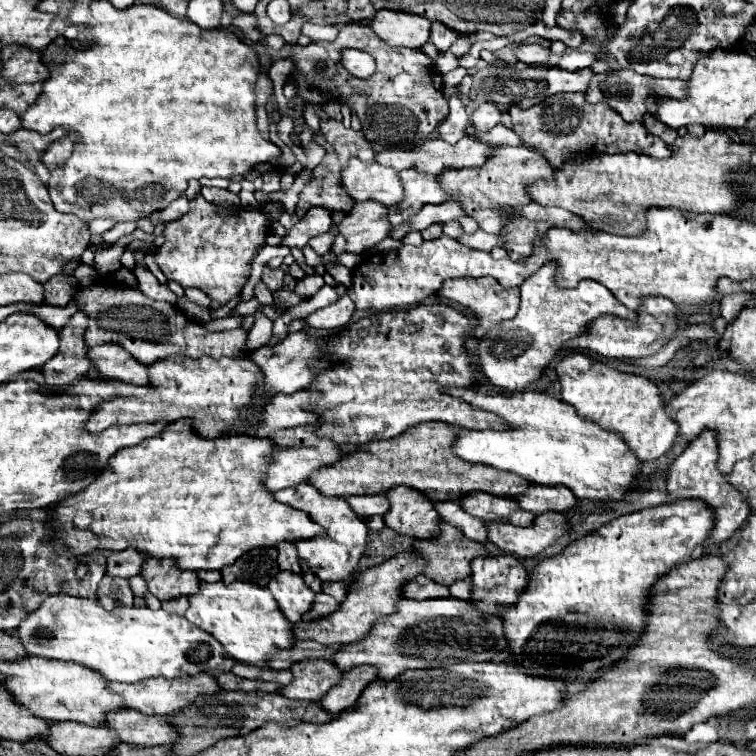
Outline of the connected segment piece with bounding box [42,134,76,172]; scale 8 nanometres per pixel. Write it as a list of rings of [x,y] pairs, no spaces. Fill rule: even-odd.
[[[70,134],[70,136],[64,136],[62,140],[56,140],[56,142],[52,142],[48,146],[48,150],[46,150],[46,154],[44,154],[42,160],[44,160],[44,164],[46,164],[46,168],[50,172],[56,170],[56,168],[60,168],[64,164],[64,160],[70,158],[70,152],[74,148],[74,140],[76,140],[76,136]]]

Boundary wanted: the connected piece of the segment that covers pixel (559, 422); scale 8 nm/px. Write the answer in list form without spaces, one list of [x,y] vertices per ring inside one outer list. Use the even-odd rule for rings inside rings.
[[[446,388],[442,392],[462,398],[480,410],[488,410],[506,424],[504,432],[462,430],[458,438],[454,438],[452,446],[458,458],[472,464],[516,472],[536,484],[564,484],[576,498],[622,498],[628,492],[626,486],[638,470],[638,458],[618,434],[606,432],[594,422],[578,418],[574,406],[542,392],[484,394],[472,388]]]

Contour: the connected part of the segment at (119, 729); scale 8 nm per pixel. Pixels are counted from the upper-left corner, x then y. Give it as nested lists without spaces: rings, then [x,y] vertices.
[[[116,710],[106,714],[104,726],[112,728],[120,742],[136,746],[158,746],[178,740],[176,726],[170,726],[162,716],[146,716],[134,710]]]

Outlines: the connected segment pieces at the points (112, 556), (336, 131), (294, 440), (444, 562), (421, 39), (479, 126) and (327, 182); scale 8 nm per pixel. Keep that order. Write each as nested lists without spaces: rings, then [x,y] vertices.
[[[126,548],[122,552],[106,552],[106,574],[130,578],[140,574],[140,566],[144,556],[134,548]]]
[[[324,120],[320,122],[320,134],[338,152],[362,158],[364,162],[374,162],[374,150],[362,132],[344,128],[342,122],[336,122],[336,120]]]
[[[282,430],[282,432],[274,432],[270,434],[270,442],[274,440],[274,444],[278,444],[278,450],[274,450],[274,466],[270,466],[270,470],[266,470],[266,490],[274,492],[274,490],[282,490],[288,486],[296,486],[308,480],[308,476],[318,470],[320,466],[330,466],[334,464],[342,452],[336,448],[336,444],[328,438],[328,436],[310,436],[308,440],[294,436],[290,430]]]
[[[440,522],[438,538],[414,540],[412,548],[426,558],[424,576],[444,586],[470,576],[470,562],[478,556],[486,556],[478,542],[466,538],[460,528],[448,522]]]
[[[378,10],[378,14],[368,22],[368,26],[390,46],[408,46],[408,48],[422,48],[430,38],[430,20],[394,12],[394,10]]]
[[[482,102],[482,104],[474,110],[474,114],[470,116],[470,122],[472,122],[472,126],[474,126],[476,130],[486,132],[486,130],[494,128],[494,126],[500,122],[500,114],[502,114],[500,106],[496,106],[496,104],[492,104],[492,102]]]
[[[330,174],[326,178],[312,178],[306,188],[300,192],[296,214],[304,216],[306,210],[312,206],[324,206],[328,210],[346,212],[354,206],[354,200],[350,200],[344,192],[344,188],[338,184],[338,174]]]

